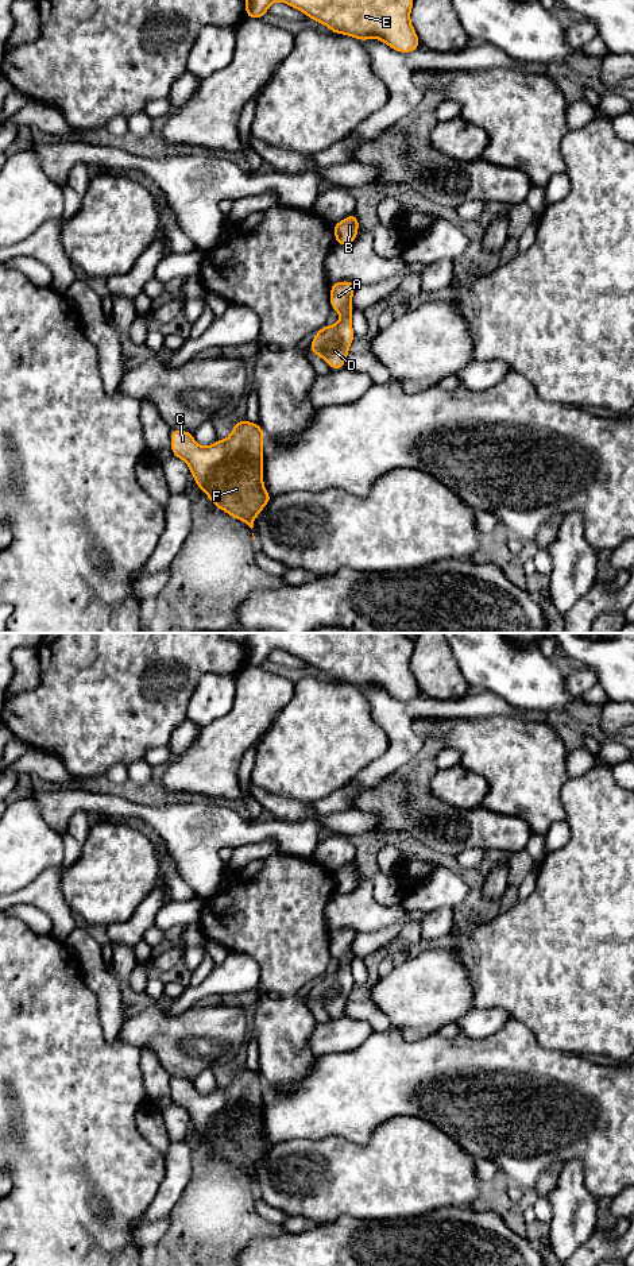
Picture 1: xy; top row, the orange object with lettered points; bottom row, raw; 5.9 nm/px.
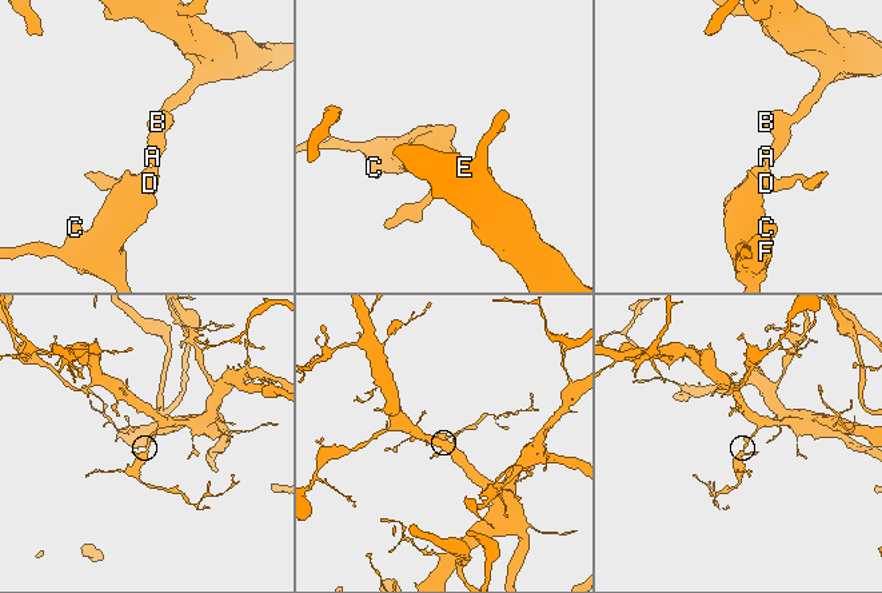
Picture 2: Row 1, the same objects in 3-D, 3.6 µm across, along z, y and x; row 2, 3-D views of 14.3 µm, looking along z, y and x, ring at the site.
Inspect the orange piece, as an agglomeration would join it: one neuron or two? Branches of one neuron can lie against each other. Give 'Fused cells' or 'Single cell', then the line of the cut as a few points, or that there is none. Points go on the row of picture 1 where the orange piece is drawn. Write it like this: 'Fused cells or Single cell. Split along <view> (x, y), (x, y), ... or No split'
Single cell. No split

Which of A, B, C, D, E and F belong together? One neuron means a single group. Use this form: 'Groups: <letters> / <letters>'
Groups: A B C D E F

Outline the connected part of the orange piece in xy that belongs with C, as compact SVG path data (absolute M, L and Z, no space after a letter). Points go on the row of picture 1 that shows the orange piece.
M236 422L225 440L209 447L196 443L193 432L171 429L171 455L186 462L196 485L223 509L251 529L255 517L271 501L263 485L263 440L260 424Z

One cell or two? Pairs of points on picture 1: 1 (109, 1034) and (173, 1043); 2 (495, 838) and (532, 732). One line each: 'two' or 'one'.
1: two
2: two

